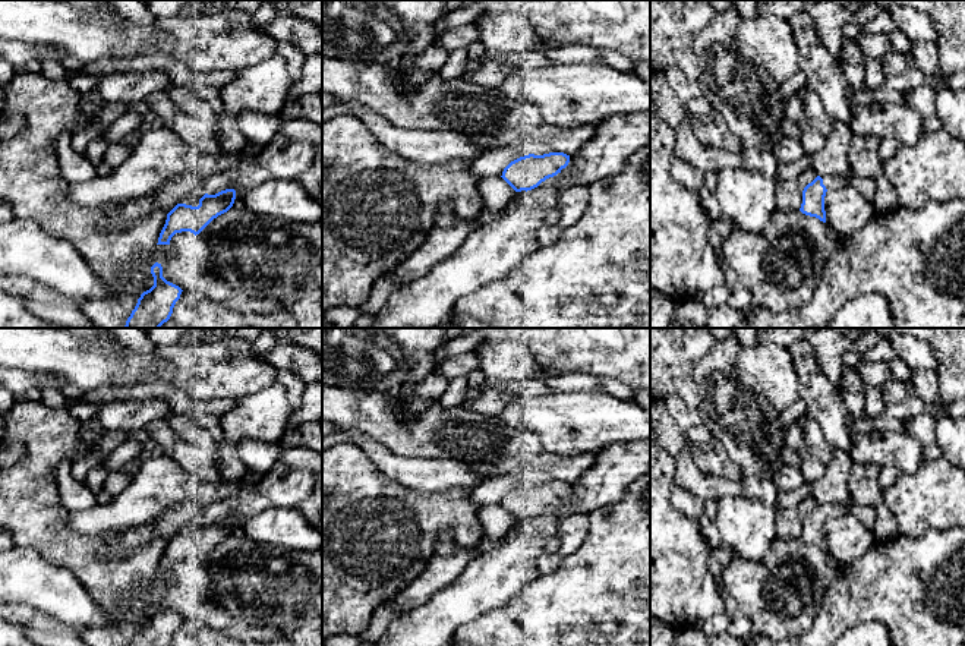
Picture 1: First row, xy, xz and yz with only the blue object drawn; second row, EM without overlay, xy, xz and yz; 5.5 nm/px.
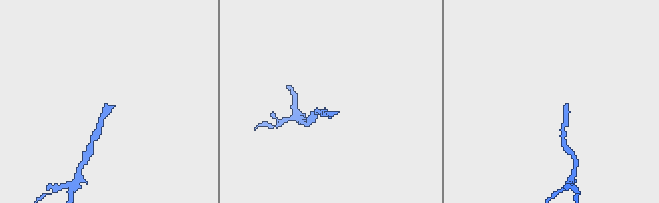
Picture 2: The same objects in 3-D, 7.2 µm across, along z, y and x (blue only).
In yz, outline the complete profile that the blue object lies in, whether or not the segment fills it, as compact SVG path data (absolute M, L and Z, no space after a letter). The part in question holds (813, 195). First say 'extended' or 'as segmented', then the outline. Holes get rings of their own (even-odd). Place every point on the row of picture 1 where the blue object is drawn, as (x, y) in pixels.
as segmented | M817 176L811 183L808 183L802 190L802 204L800 211L805 215L816 217L820 221L826 223L826 211L824 211L824 196L826 186L823 185L823 179Z

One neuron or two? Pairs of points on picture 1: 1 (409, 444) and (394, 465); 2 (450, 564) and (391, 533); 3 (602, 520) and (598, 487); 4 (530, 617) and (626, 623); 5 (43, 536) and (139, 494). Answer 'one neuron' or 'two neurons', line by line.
1: two neurons
2: two neurons
3: two neurons
4: one neuron
5: two neurons

